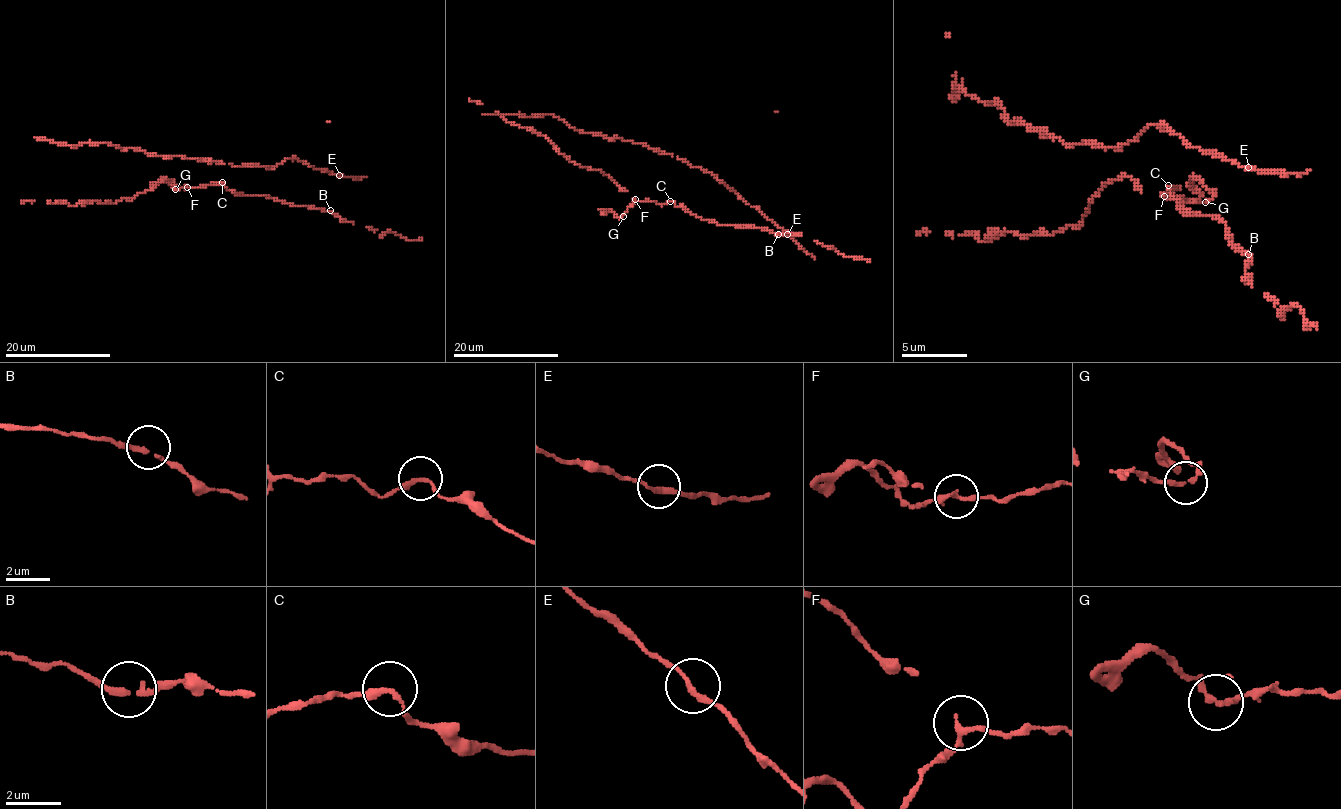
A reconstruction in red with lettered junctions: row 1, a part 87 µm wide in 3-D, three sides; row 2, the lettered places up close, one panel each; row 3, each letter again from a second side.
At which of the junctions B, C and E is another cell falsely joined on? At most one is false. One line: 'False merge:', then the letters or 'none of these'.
False merge: none of these

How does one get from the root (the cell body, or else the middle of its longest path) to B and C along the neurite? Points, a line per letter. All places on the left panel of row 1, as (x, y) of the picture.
B: (245, 195), (266, 195), (293, 205), (330, 210)
C: (245, 195), (229, 189), (222, 183)

